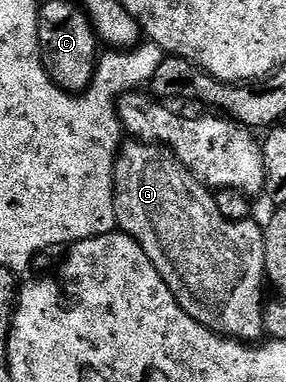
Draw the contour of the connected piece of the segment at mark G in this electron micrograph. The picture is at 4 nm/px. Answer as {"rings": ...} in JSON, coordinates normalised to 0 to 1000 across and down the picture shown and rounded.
{"rings":[[[444,369],[416,390],[413,414],[399,421],[399,563],[413,579],[409,599],[423,610],[444,613],[462,628],[476,628],[476,639],[490,639],[490,649],[503,649],[517,681],[531,681],[531,691],[545,702],[545,712],[559,712],[573,743],[587,743],[587,754],[615,775],[629,806],[643,806],[643,817],[657,817],[657,827],[671,827],[671,838],[713,848],[713,859],[727,859],[783,885],[829,885],[839,895],[888,901],[930,874],[923,827],[916,825],[916,804],[923,798],[916,749],[923,759],[923,751],[934,746],[930,694],[923,691],[920,594],[906,584],[899,592],[888,576],[853,581],[783,576],[783,565],[769,565],[769,545],[755,545],[748,510],[752,500],[724,487],[717,476],[703,476],[601,395],[535,372]]]}

